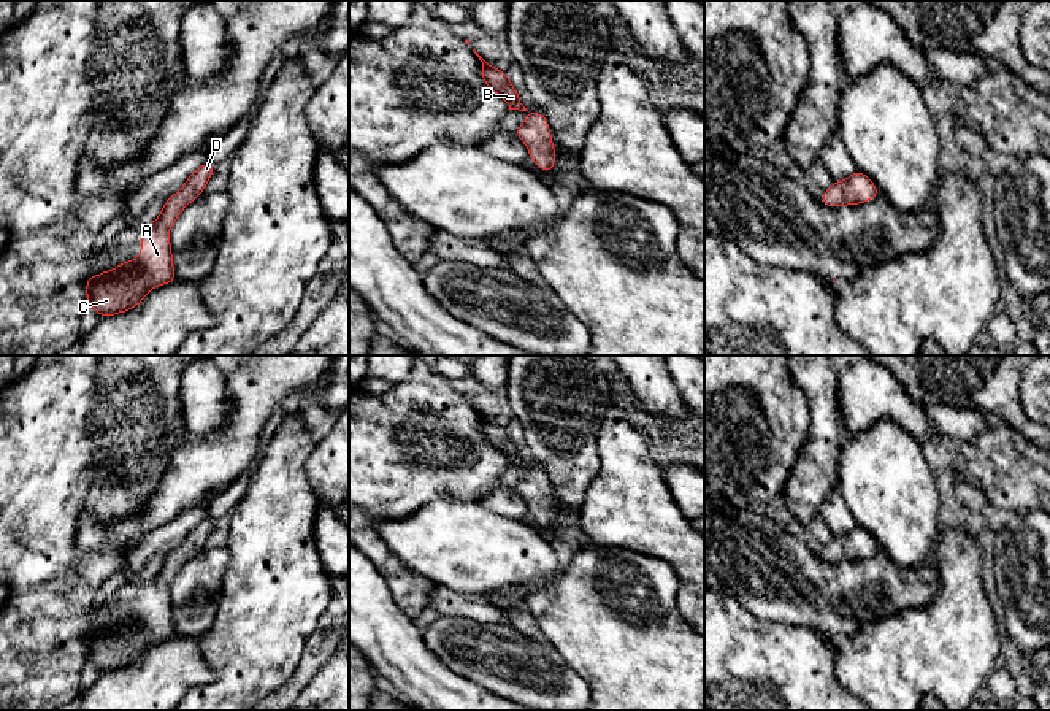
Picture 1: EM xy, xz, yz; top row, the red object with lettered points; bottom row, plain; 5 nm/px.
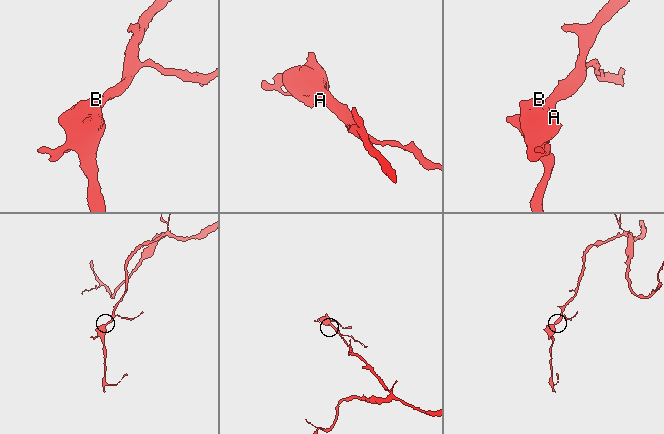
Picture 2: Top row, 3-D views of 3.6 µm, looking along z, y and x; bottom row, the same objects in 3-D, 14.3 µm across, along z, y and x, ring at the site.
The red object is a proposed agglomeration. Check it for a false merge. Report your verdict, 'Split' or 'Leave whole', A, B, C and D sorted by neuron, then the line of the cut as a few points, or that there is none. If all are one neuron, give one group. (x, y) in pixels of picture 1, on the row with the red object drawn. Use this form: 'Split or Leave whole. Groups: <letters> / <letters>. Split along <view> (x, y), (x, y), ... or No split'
Leave whole. Groups: A B C D. No split

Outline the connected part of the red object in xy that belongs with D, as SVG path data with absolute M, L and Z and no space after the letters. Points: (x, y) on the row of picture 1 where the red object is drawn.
M206 160L165 202L160 216L141 229L141 252L138 259L87 278L87 306L92 306L100 317L133 309L151 289L178 279L173 268L170 227L182 209L205 192L205 186L214 170L216 167Z

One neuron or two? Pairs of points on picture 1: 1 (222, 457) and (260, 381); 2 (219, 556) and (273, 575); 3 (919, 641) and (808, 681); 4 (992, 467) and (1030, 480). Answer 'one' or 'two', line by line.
1: one
2: two
3: two
4: one

